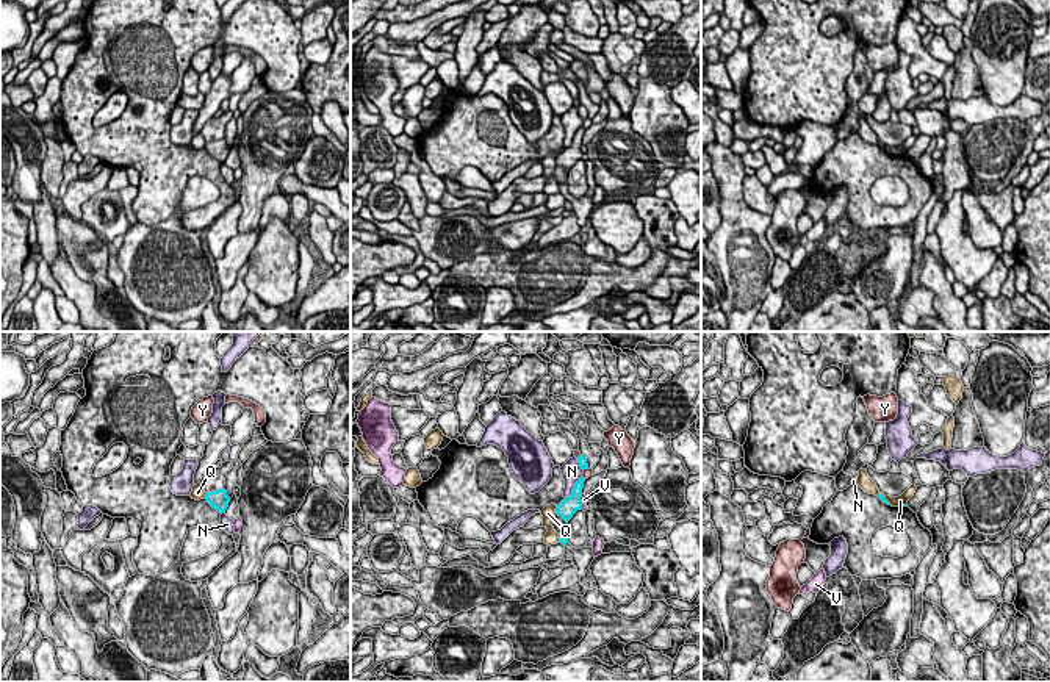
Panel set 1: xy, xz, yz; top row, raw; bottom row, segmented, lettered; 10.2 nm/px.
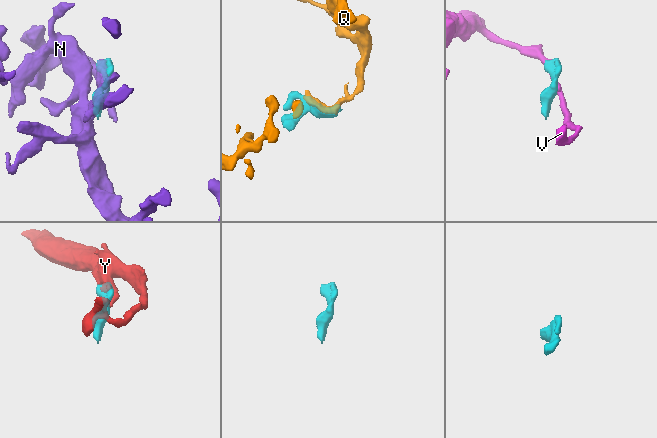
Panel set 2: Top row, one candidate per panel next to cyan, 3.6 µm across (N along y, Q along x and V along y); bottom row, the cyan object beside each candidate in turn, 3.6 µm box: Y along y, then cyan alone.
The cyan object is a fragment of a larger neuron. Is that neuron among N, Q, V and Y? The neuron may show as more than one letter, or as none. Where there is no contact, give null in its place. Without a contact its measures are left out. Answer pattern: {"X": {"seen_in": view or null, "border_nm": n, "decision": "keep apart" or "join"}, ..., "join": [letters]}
{"N": {"seen_in": "xz", "border_nm": 300, "decision": "keep apart"}, "Q": {"seen_in": "xz", "border_nm": 100, "decision": "keep apart"}, "V": {"seen_in": "xz", "border_nm": 100, "decision": "keep apart"}, "Y": {"seen_in": "xz", "border_nm": 70, "decision": "keep apart"}, "join": []}

